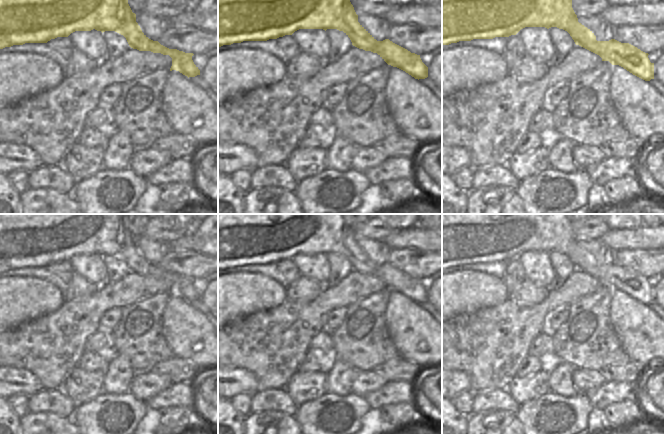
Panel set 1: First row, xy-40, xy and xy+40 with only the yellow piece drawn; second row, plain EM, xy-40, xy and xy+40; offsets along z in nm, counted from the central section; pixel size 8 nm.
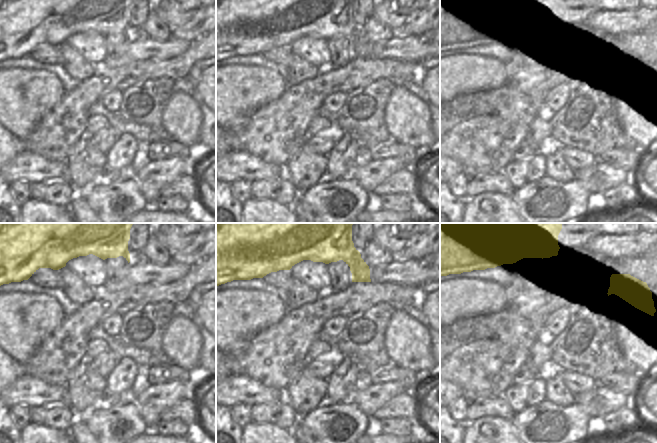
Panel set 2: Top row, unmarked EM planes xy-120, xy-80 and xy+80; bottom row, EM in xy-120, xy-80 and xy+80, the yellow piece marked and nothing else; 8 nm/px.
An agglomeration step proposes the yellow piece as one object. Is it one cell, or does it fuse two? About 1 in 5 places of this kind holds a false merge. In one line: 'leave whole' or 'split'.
leave whole

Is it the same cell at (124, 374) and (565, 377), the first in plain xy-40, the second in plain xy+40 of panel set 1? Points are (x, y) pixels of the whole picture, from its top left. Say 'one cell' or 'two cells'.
one cell

